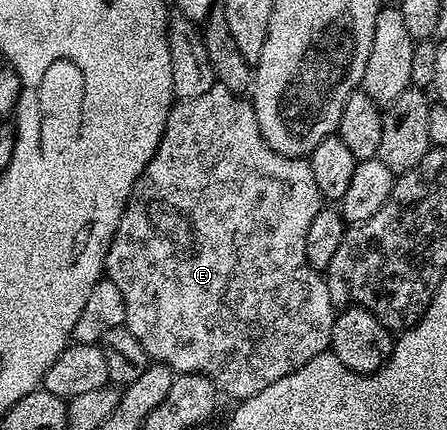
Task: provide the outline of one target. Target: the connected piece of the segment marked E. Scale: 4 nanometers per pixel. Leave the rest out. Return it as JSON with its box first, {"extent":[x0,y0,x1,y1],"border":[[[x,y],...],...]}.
{"extent":[104,83,335,403],"border":[[[218,83],[213,84],[211,91],[207,91],[203,95],[195,95],[195,99],[187,99],[186,101],[178,100],[174,104],[173,110],[167,115],[167,127],[163,127],[163,139],[159,139],[159,147],[155,151],[151,163],[147,163],[145,173],[135,183],[133,194],[129,197],[129,201],[125,205],[121,222],[115,231],[113,242],[105,256],[104,276],[111,283],[115,283],[115,287],[119,287],[119,291],[122,292],[123,301],[127,307],[124,328],[129,329],[131,335],[135,335],[135,339],[139,339],[139,343],[143,343],[143,351],[147,351],[150,362],[166,365],[167,368],[173,370],[174,374],[202,373],[203,375],[207,375],[216,383],[218,394],[225,396],[226,393],[227,396],[234,397],[234,402],[237,403],[246,401],[251,395],[259,395],[259,391],[271,387],[271,383],[275,383],[278,379],[283,379],[287,375],[291,375],[291,371],[299,371],[299,367],[303,367],[303,363],[315,359],[315,355],[324,353],[329,349],[329,344],[331,343],[331,327],[333,326],[333,318],[335,316],[335,306],[331,295],[327,291],[327,283],[325,282],[324,276],[311,267],[311,264],[307,261],[306,254],[307,231],[310,230],[311,221],[315,218],[315,215],[319,214],[321,208],[323,208],[323,198],[319,187],[315,185],[315,175],[311,175],[311,167],[309,166],[308,160],[303,157],[284,157],[268,145],[263,139],[263,131],[259,131],[259,119],[255,119],[252,100],[233,93],[228,87]]]}

